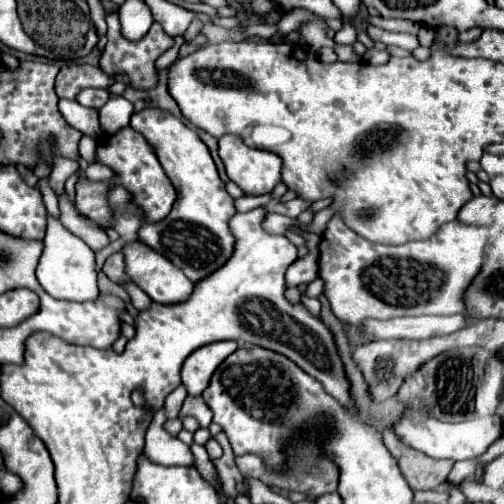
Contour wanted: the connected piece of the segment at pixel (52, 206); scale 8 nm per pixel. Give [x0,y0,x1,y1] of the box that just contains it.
[38,178,60,218]

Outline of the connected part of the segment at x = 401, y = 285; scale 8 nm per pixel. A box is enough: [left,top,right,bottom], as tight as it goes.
[318,215,486,323]

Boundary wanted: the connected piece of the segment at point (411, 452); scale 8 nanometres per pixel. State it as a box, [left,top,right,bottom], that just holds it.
[384,427,454,491]

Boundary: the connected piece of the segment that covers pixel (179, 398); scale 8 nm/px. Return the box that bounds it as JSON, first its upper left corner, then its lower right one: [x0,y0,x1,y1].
[164,387,186,419]

